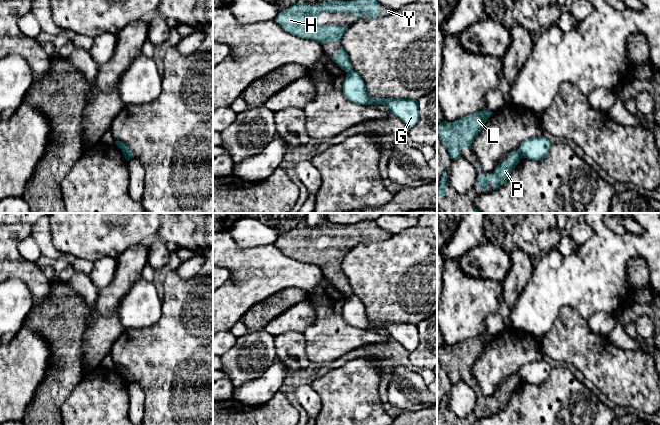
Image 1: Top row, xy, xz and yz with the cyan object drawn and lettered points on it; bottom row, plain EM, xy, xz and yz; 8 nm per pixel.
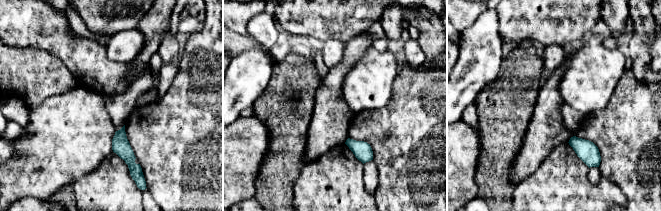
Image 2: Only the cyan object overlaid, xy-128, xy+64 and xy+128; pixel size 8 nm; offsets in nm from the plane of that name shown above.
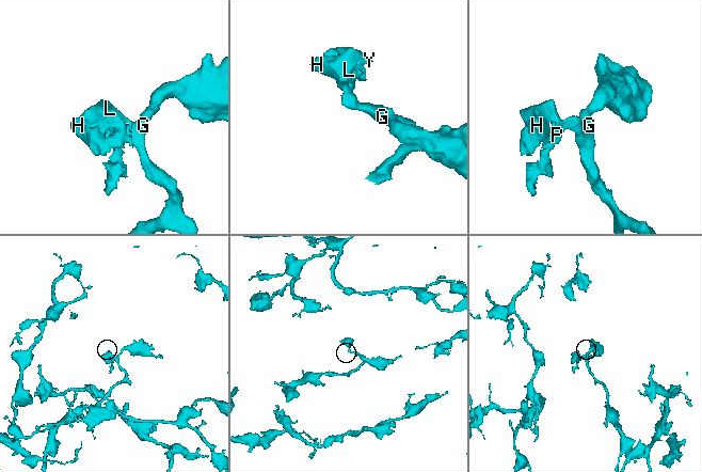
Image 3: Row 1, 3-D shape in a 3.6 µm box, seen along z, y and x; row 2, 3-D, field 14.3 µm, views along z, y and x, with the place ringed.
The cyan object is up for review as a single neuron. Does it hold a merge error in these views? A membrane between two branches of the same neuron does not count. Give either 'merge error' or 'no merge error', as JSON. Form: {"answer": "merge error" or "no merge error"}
{"answer": "merge error"}

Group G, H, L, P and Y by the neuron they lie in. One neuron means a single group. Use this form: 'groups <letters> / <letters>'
groups G / H L P Y

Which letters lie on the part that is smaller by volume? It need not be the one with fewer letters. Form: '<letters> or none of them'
H, L, P, Y

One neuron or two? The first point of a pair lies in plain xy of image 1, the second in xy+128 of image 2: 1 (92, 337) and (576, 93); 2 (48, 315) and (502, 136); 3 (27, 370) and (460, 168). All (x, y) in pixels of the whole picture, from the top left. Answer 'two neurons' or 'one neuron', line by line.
1: two neurons
2: one neuron
3: one neuron

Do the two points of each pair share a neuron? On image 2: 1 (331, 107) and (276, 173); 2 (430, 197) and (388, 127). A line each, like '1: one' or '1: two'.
1: two
2: one

